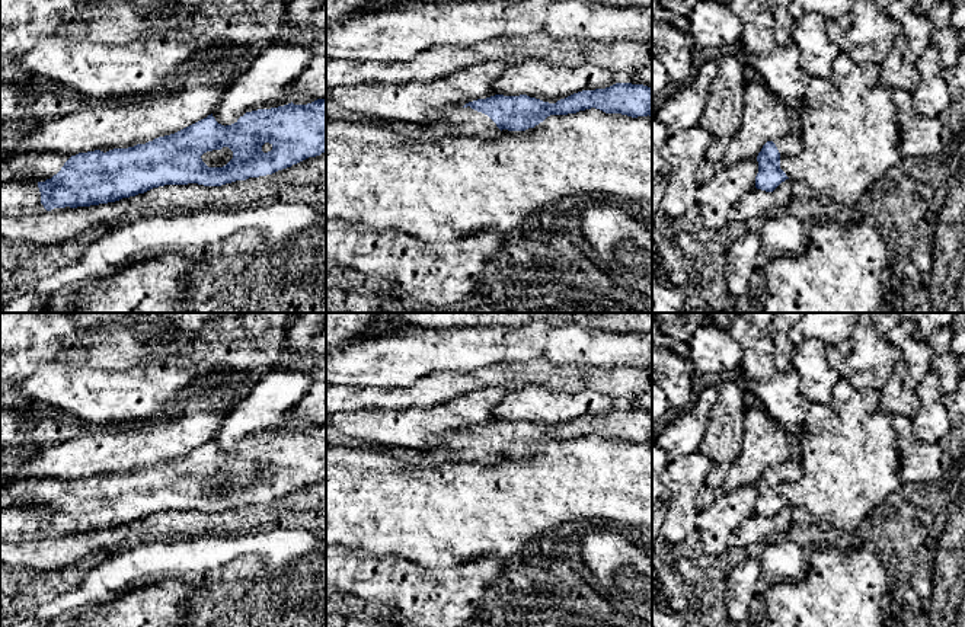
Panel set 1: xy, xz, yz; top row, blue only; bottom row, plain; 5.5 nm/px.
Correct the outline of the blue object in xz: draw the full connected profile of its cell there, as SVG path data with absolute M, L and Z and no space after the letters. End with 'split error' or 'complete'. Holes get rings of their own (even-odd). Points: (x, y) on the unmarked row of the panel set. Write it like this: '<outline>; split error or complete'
M616 409L605 415L582 416L556 429L527 420L495 420L466 429L447 441L429 439L421 448L380 445L381 452L408 460L421 467L438 467L457 463L495 463L502 455L525 457L550 441L576 439L585 435L622 439L632 444L652 442L652 415L643 410Z; split error

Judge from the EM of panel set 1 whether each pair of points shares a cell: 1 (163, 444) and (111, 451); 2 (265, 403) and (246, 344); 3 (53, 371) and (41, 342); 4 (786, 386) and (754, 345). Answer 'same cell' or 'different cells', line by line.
1: same cell
2: different cells
3: different cells
4: same cell

